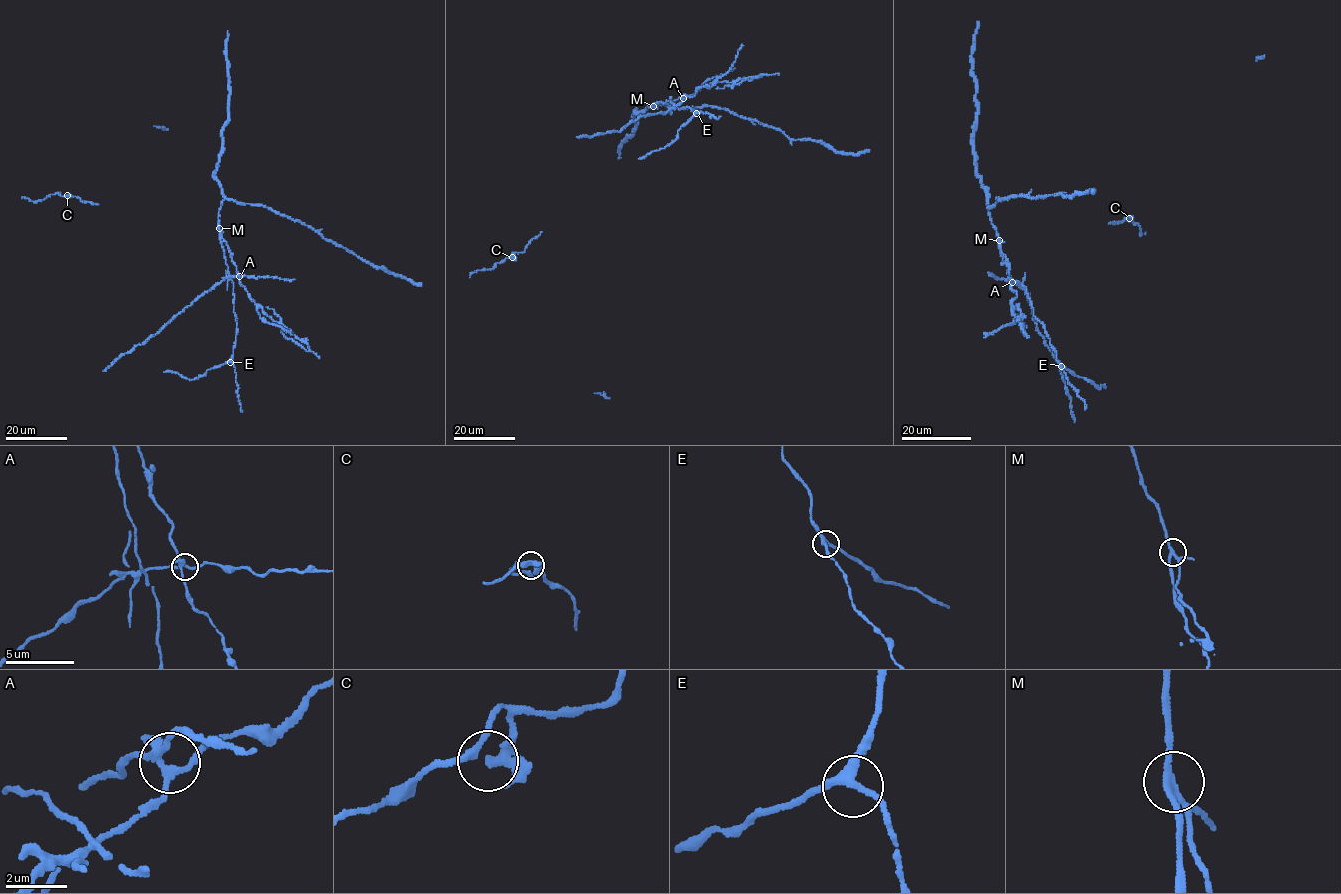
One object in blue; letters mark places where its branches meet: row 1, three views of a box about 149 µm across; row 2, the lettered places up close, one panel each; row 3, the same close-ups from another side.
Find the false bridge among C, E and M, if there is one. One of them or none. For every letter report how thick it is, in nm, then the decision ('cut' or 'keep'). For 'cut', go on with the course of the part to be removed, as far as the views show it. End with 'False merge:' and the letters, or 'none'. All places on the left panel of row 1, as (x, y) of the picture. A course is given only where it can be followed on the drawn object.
C: calibre 200 nm; keep
E: calibre 240 nm; keep
M: calibre 190 nm; cut; course (219, 228), (239, 276), (215, 284), (156, 334), (121, 355), (103, 371)
False merge: M

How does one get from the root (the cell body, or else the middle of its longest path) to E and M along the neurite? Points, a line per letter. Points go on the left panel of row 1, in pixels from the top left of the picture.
E: (212, 175), (224, 198), (219, 210), (219, 230), (234, 286), (237, 330), (230, 362)
M: (212, 175), (224, 198), (219, 210), (219, 228)

